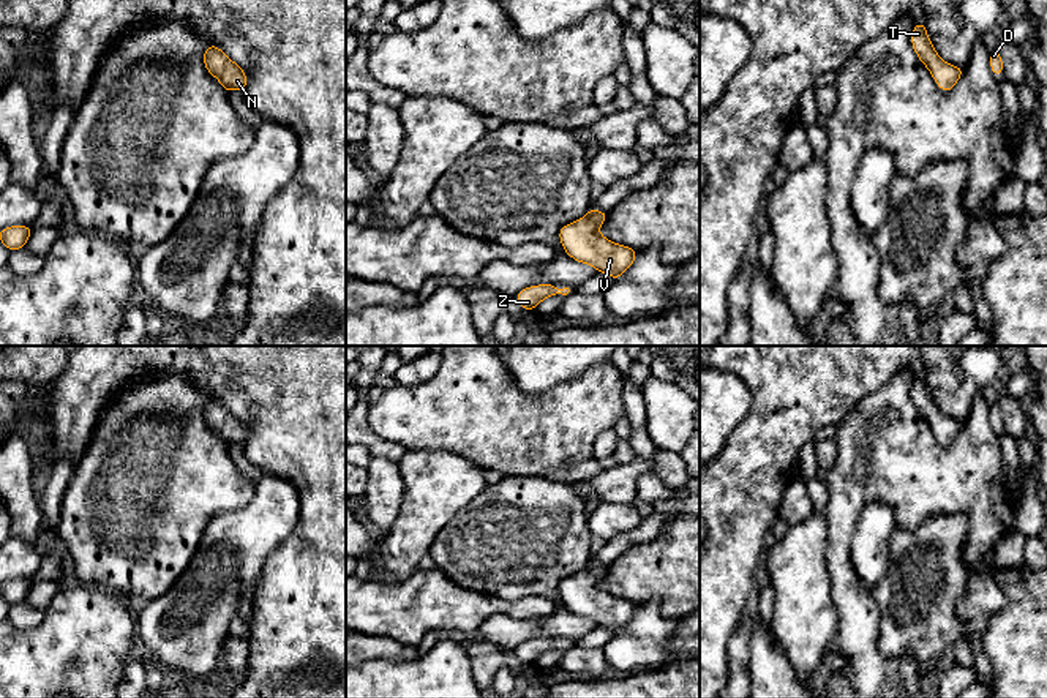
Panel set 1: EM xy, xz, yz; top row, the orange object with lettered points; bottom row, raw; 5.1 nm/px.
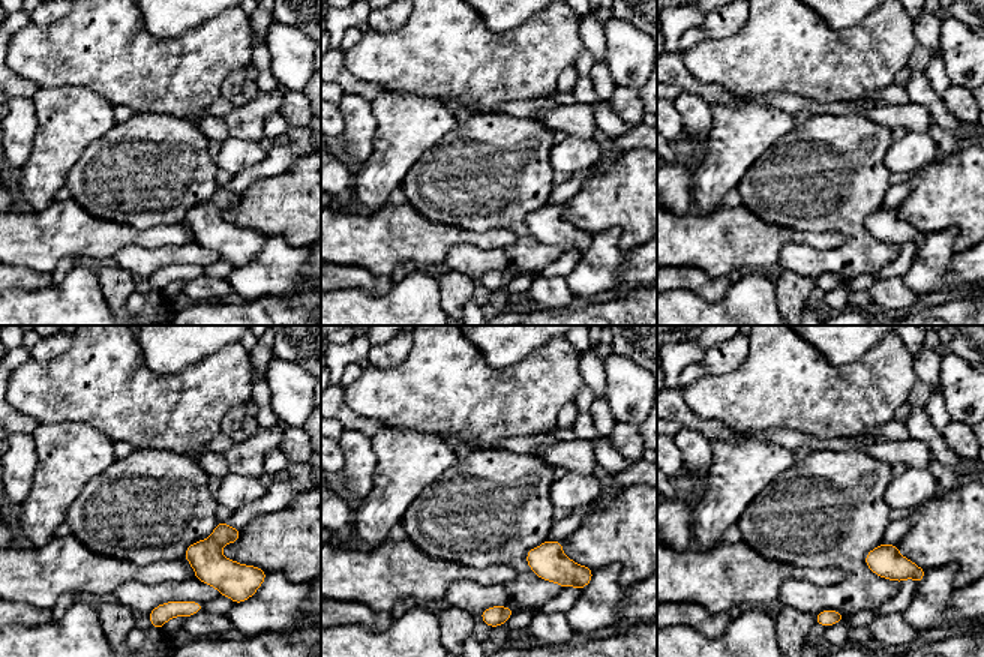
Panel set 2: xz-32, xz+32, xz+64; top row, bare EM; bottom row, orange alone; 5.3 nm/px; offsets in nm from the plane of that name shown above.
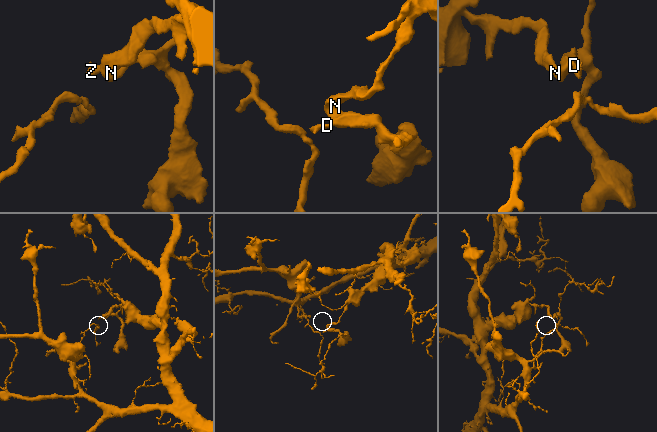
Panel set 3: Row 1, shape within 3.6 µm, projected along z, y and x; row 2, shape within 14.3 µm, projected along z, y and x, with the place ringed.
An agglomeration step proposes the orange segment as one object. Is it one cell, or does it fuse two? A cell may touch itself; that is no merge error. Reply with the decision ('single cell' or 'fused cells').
single cell

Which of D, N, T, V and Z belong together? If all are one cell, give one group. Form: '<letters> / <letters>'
D N T V Z

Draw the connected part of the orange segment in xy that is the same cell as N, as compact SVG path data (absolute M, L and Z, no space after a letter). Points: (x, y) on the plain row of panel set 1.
M208 400L204 406L204 418L215 430L226 445L246 444L245 425L232 415L218 400Z

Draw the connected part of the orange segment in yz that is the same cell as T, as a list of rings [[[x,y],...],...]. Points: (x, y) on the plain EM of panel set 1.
[[[918,376],[914,379],[911,385],[911,398],[919,414],[927,420],[927,423],[933,430],[936,439],[943,445],[952,444],[955,436],[963,428],[965,422],[957,422],[941,414],[941,411],[936,407],[935,401],[930,396],[924,376]]]

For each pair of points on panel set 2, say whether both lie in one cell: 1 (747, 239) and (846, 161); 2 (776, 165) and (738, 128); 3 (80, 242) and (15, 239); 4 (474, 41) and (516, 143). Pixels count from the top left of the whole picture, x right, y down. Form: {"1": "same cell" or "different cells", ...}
{"1": "different cells", "2": "different cells", "3": "same cell", "4": "different cells"}

